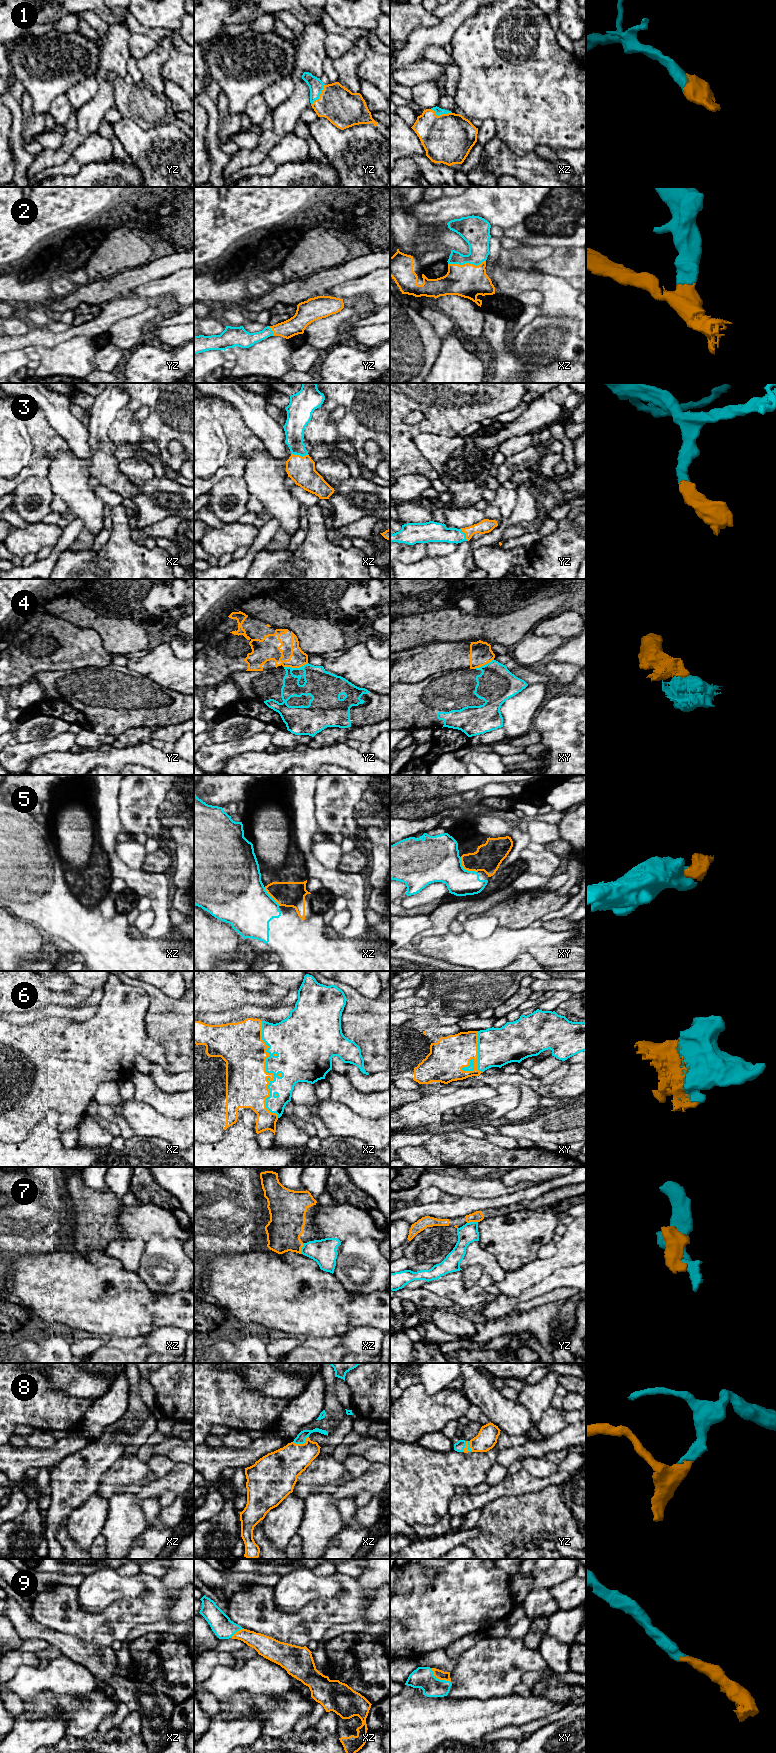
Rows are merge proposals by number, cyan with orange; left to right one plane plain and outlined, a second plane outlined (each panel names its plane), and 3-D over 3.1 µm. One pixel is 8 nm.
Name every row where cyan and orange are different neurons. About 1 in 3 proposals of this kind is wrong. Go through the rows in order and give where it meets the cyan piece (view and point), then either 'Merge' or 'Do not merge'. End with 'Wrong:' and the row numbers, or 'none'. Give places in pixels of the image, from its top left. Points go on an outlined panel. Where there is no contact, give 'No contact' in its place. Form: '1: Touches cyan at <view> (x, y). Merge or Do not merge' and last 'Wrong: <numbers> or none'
1: Touches cyan at yz (319, 95). Merge
2: Touches cyan at xz (466, 262). Merge
3: Touches cyan at xz (300, 455). Merge
4: Touches cyan at yz (295, 668). Do not merge
5: Touches cyan at xy (464, 869). Do not merge
6: Touches cyan at xz (268, 1072). Merge
7: Touches cyan at xz (301, 1248). Do not merge
8: Touches cyan at xz (301, 1443). Merge
9: Touches cyan at xy (439, 1679). Merge
Wrong: 4, 5, 7

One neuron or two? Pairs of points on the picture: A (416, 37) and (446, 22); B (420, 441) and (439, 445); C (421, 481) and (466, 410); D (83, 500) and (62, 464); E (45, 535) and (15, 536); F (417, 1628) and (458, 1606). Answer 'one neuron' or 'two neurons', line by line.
A: one neuron
B: one neuron
C: two neurons
D: one neuron
E: one neuron
F: one neuron

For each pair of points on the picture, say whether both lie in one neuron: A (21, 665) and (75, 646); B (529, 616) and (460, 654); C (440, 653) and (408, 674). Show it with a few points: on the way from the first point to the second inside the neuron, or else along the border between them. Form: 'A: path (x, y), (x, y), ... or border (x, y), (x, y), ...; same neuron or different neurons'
A: path (34, 660), (50, 658), (62, 648); same neuron
B: border (446, 641), (466, 641), (469, 644); different neurons
C: path (432, 658), (424, 660), (416, 666); same neuron

